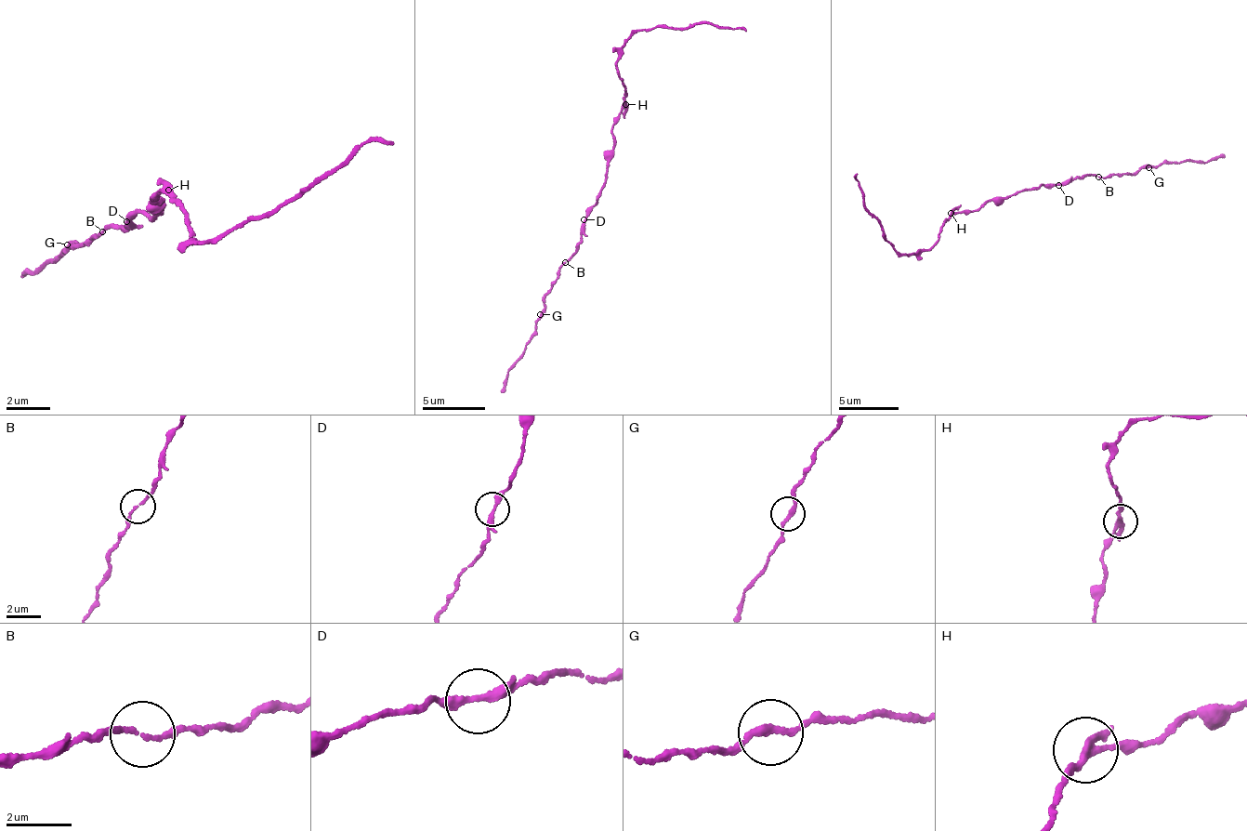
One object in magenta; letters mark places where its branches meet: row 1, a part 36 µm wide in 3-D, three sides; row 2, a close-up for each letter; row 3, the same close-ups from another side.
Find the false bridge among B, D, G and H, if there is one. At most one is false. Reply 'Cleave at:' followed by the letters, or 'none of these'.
Cleave at: H

